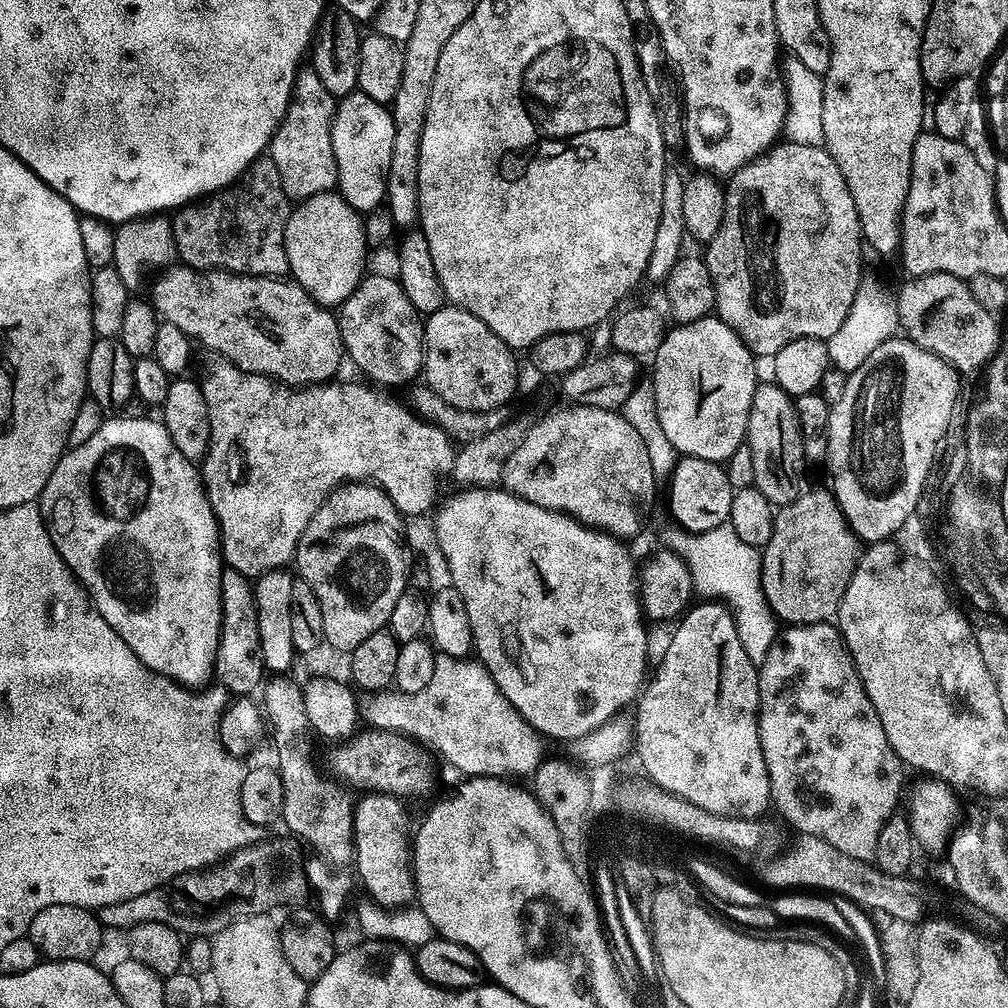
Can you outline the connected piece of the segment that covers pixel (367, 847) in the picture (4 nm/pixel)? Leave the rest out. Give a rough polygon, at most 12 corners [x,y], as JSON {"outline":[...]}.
{"outline":[[370,792],[352,813],[354,872],[381,908],[413,903],[404,800]]}

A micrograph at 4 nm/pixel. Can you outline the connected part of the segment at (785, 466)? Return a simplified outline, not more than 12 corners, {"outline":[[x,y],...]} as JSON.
{"outline":[[757,383],[746,443],[772,505],[802,491],[804,439],[793,397]]}

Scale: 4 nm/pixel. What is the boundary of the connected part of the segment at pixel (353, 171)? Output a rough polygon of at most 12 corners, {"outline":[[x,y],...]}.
{"outline":[[359,90],[332,119],[336,188],[361,214],[388,194],[394,118]]}

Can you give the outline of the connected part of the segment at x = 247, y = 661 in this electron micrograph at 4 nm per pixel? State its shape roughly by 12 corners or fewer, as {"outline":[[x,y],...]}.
{"outline":[[220,575],[222,626],[214,676],[236,698],[266,676],[254,584]]}

